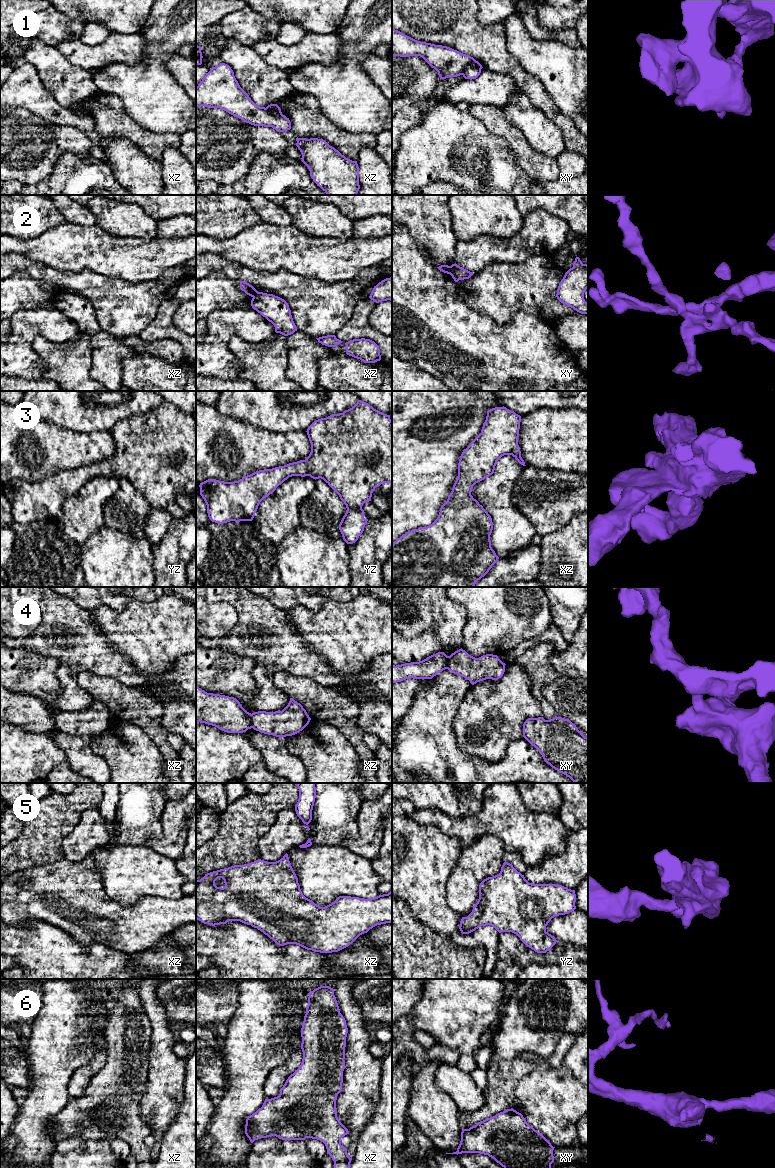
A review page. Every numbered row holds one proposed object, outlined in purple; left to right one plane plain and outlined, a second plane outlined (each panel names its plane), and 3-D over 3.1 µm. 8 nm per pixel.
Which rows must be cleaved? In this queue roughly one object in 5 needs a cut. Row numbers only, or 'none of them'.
1, 4

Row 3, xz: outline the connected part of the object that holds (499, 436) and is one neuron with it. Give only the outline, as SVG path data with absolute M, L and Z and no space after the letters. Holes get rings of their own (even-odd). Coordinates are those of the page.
M495 407L487 411L486 420L483 423L481 433L463 450L458 463L458 476L453 485L452 491L447 501L441 506L437 519L427 527L421 527L406 532L400 538L392 543L392 587L474 587L476 582L484 577L492 566L498 561L499 557L491 547L490 535L493 530L491 516L479 502L471 495L473 486L489 477L494 473L497 461L504 455L512 455L521 465L526 466L521 457L520 447L518 445L519 429L521 416L506 407Z

